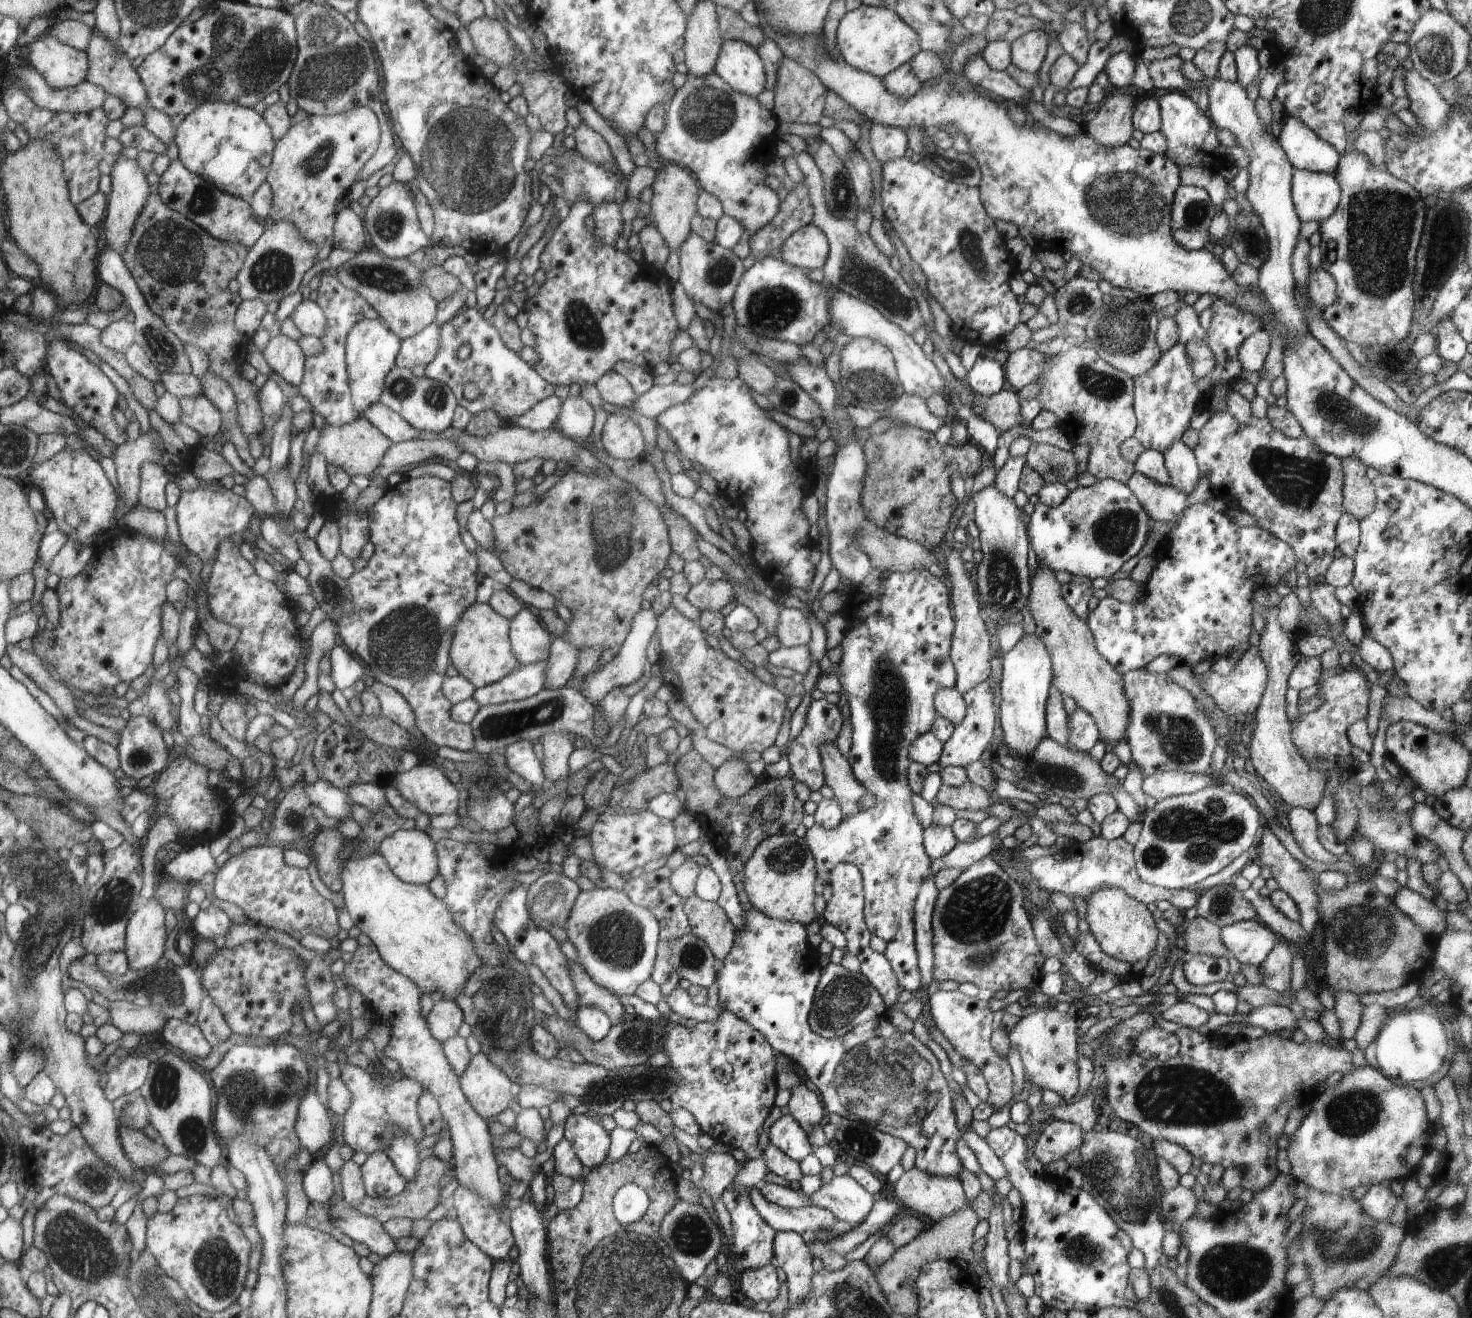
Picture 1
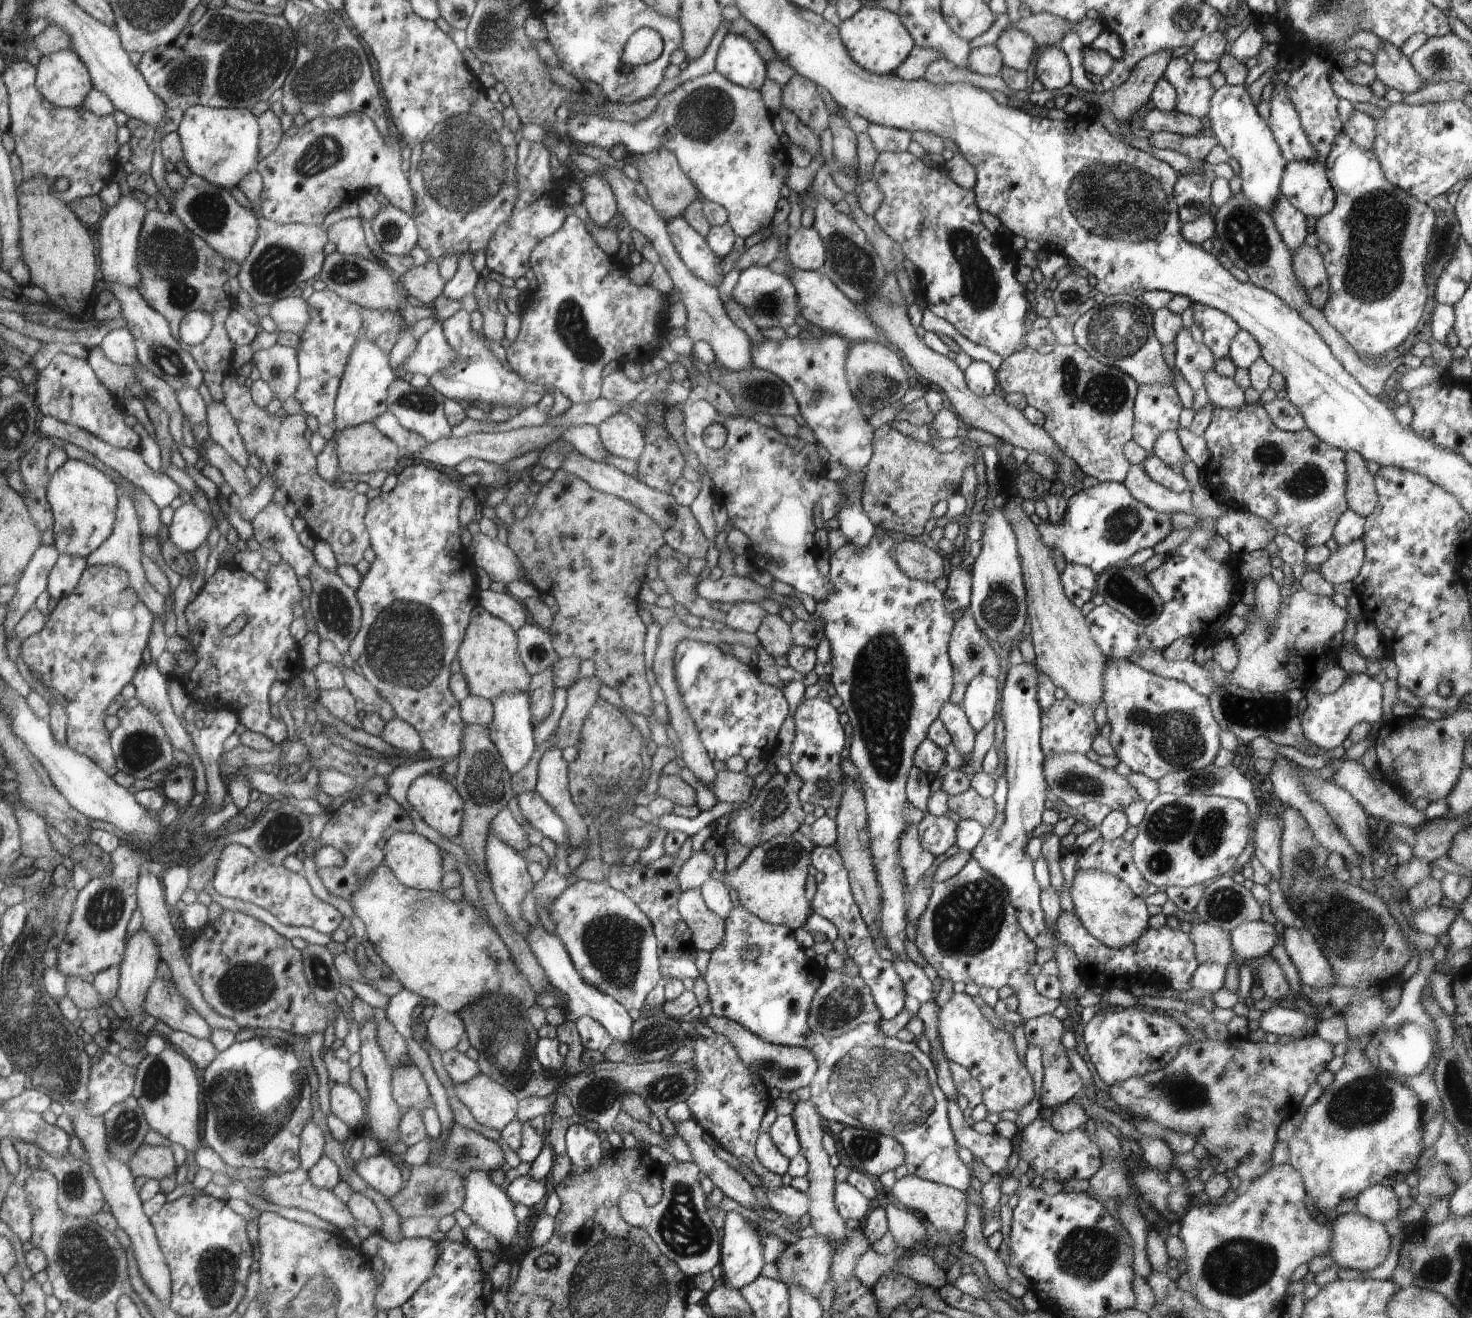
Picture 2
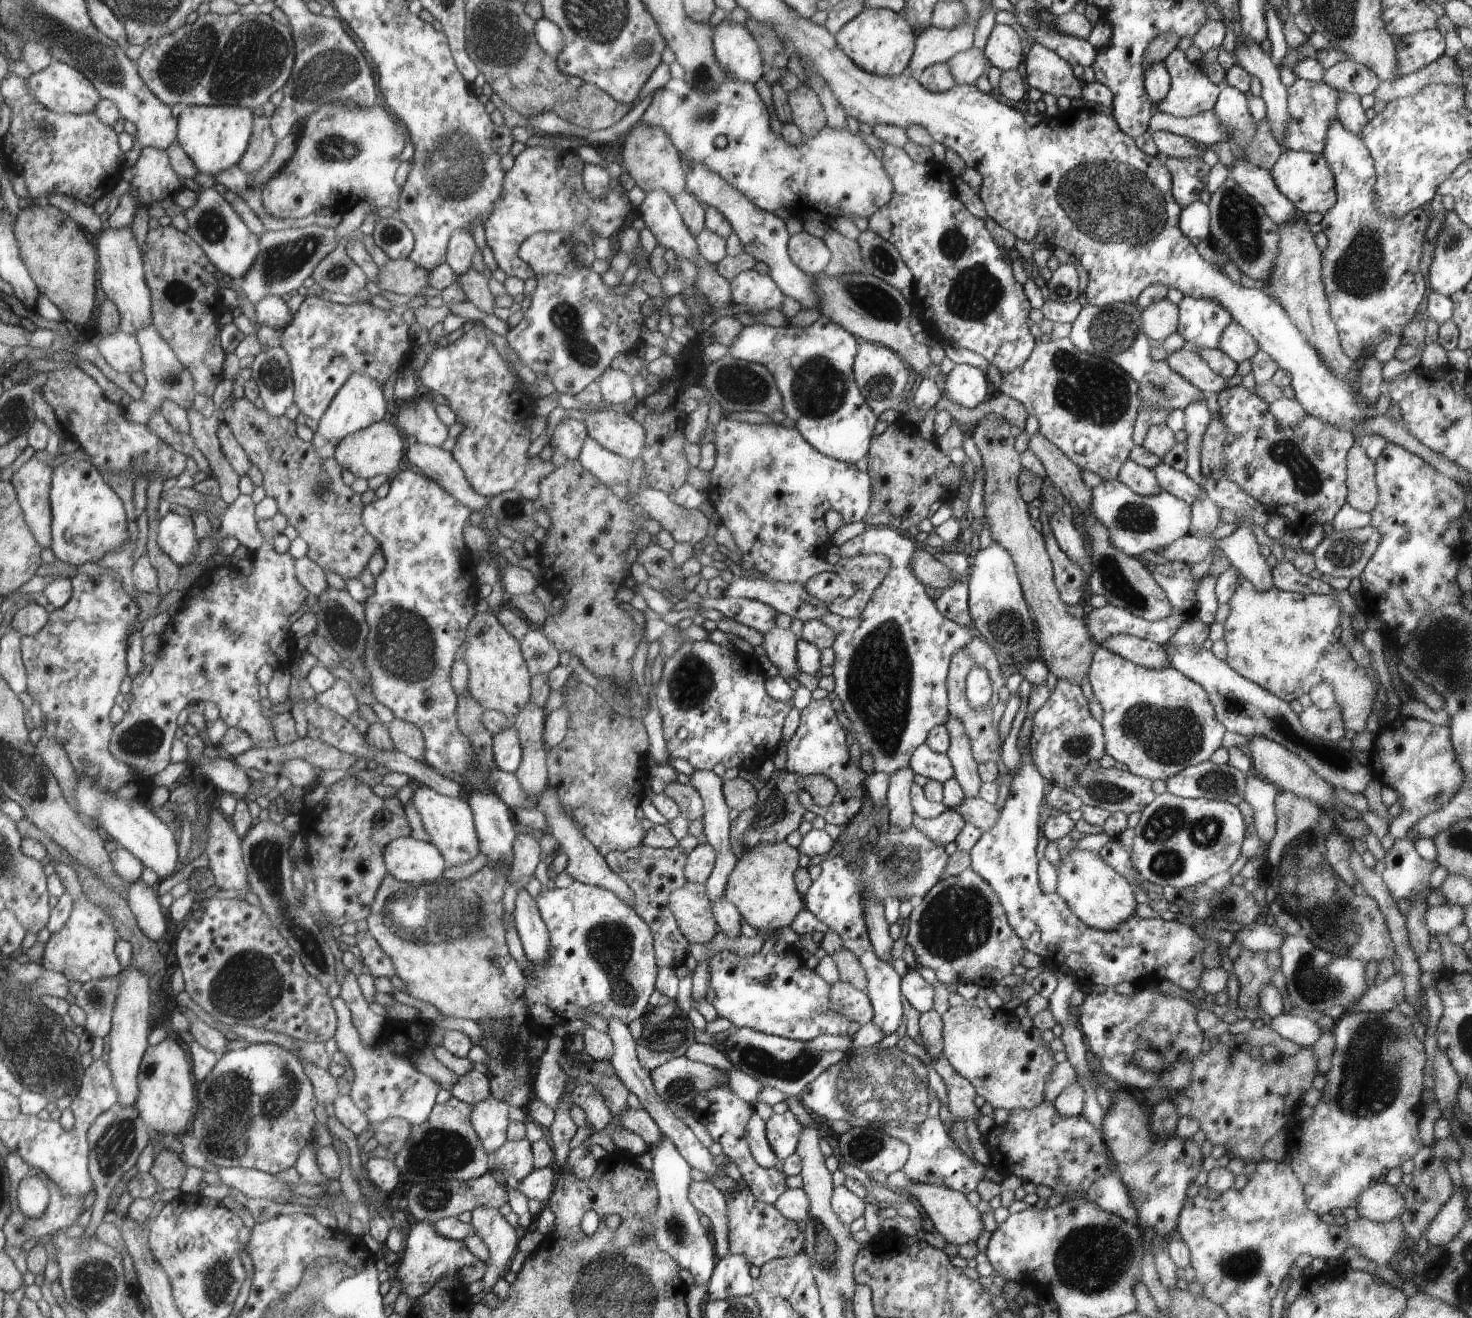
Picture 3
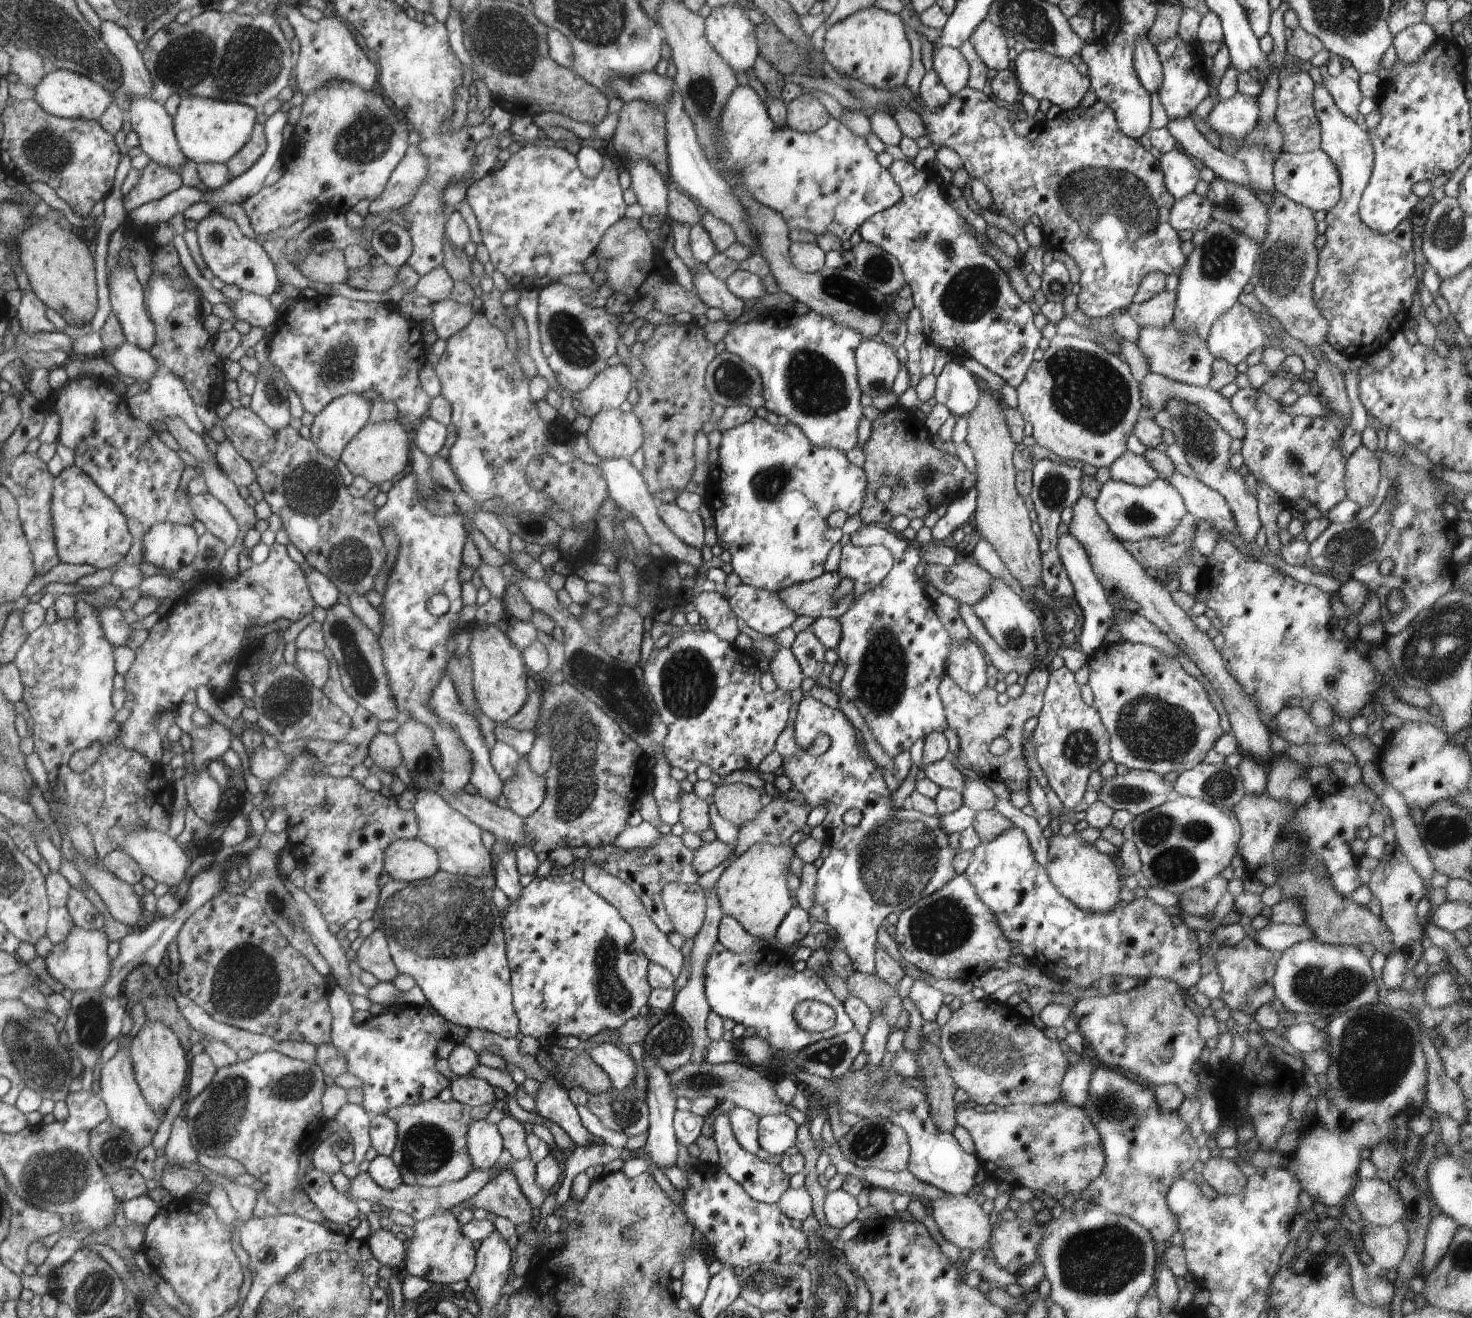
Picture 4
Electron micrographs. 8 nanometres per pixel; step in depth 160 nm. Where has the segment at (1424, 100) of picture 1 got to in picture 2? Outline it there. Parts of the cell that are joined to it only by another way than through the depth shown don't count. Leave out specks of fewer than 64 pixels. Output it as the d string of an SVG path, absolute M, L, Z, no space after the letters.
M1382 41L1382 48L1373 52L1373 67L1378 79L1389 89L1396 88L1401 93L1413 93L1424 88L1423 80L1410 64L1409 58L1401 49Z

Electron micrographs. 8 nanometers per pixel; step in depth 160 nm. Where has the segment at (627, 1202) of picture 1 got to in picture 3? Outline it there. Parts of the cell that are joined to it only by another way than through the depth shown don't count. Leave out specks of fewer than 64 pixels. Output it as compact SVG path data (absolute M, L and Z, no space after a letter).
M664 1135L656 1144L649 1145L653 1165L653 1179L659 1194L656 1212L647 1215L645 1219L652 1223L654 1234L659 1246L666 1251L680 1266L683 1266L693 1276L695 1285L704 1286L709 1283L717 1263L714 1244L708 1238L710 1230L700 1224L700 1216L687 1197L690 1183L690 1165L678 1152L676 1145Z

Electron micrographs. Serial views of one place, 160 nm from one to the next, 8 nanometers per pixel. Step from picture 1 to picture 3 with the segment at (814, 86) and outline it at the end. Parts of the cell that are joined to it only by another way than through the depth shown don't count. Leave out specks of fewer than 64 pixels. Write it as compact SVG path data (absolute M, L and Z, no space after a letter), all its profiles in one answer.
M800 85L796 90L787 93L791 108L791 122L804 137L815 137L827 125L827 113L819 95L806 86Z

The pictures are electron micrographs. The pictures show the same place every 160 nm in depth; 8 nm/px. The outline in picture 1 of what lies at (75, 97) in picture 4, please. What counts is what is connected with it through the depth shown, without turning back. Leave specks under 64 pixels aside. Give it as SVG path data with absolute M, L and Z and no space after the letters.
M49 35L28 45L30 66L36 69L51 89L67 89L88 78L90 59L87 51L65 45Z

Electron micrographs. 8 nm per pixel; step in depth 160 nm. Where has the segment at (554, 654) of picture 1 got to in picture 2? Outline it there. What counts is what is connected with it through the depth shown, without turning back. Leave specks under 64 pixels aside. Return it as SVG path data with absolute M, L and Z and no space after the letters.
M550 669L543 673L532 676L528 696L531 701L531 721L536 729L540 729L540 724L550 716L552 712L552 699L554 692L553 674Z

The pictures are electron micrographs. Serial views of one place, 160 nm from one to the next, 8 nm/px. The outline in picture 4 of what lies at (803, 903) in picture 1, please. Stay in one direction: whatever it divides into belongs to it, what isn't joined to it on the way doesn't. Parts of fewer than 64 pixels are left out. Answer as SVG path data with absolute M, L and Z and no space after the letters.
M755 843L746 853L736 857L715 884L723 916L735 918L746 932L767 944L772 942L776 929L794 906L787 883L792 856L788 844L777 847Z

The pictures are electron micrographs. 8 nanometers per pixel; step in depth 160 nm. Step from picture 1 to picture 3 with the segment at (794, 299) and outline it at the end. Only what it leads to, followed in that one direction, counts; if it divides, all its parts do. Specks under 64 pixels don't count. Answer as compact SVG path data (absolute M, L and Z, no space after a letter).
M753 269L740 273L729 283L733 302L750 306L750 314L754 316L770 308L781 310L786 297L771 275L762 275Z

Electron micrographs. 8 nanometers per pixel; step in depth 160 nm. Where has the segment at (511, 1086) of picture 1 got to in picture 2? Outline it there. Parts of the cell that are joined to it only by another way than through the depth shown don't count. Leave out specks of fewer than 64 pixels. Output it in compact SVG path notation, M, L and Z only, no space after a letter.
M482 1073L468 1082L462 1084L453 1083L453 1087L456 1098L468 1107L476 1122L479 1122L482 1126L501 1131L516 1118L519 1098L516 1098L513 1092Z

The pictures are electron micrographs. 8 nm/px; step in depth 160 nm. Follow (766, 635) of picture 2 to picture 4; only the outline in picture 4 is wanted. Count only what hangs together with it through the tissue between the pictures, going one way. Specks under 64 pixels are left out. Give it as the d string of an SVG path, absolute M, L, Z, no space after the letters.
M779 647L776 656L769 662L769 670L777 684L777 689L789 693L800 688L802 681L806 678L792 649L788 647Z

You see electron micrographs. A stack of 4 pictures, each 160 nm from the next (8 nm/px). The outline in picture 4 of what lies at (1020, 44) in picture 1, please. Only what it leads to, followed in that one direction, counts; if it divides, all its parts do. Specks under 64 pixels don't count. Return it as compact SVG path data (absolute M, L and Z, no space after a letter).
M984 20L972 31L968 41L989 69L1001 71L1010 66L1007 37L1001 28Z

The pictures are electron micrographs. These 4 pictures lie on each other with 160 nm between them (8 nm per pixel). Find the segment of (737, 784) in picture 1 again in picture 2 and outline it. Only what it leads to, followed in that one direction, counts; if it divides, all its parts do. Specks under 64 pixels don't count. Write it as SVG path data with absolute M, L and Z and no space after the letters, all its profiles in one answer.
M725 769L717 772L713 793L718 802L740 804L748 800L753 788L754 780L746 772L735 773Z

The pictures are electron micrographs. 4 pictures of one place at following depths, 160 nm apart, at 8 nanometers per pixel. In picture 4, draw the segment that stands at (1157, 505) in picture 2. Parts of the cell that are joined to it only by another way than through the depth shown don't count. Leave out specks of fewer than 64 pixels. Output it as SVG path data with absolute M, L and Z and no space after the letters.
M1127 450L1110 466L1111 478L1130 485L1144 486L1159 477L1152 463L1144 455L1136 455Z

